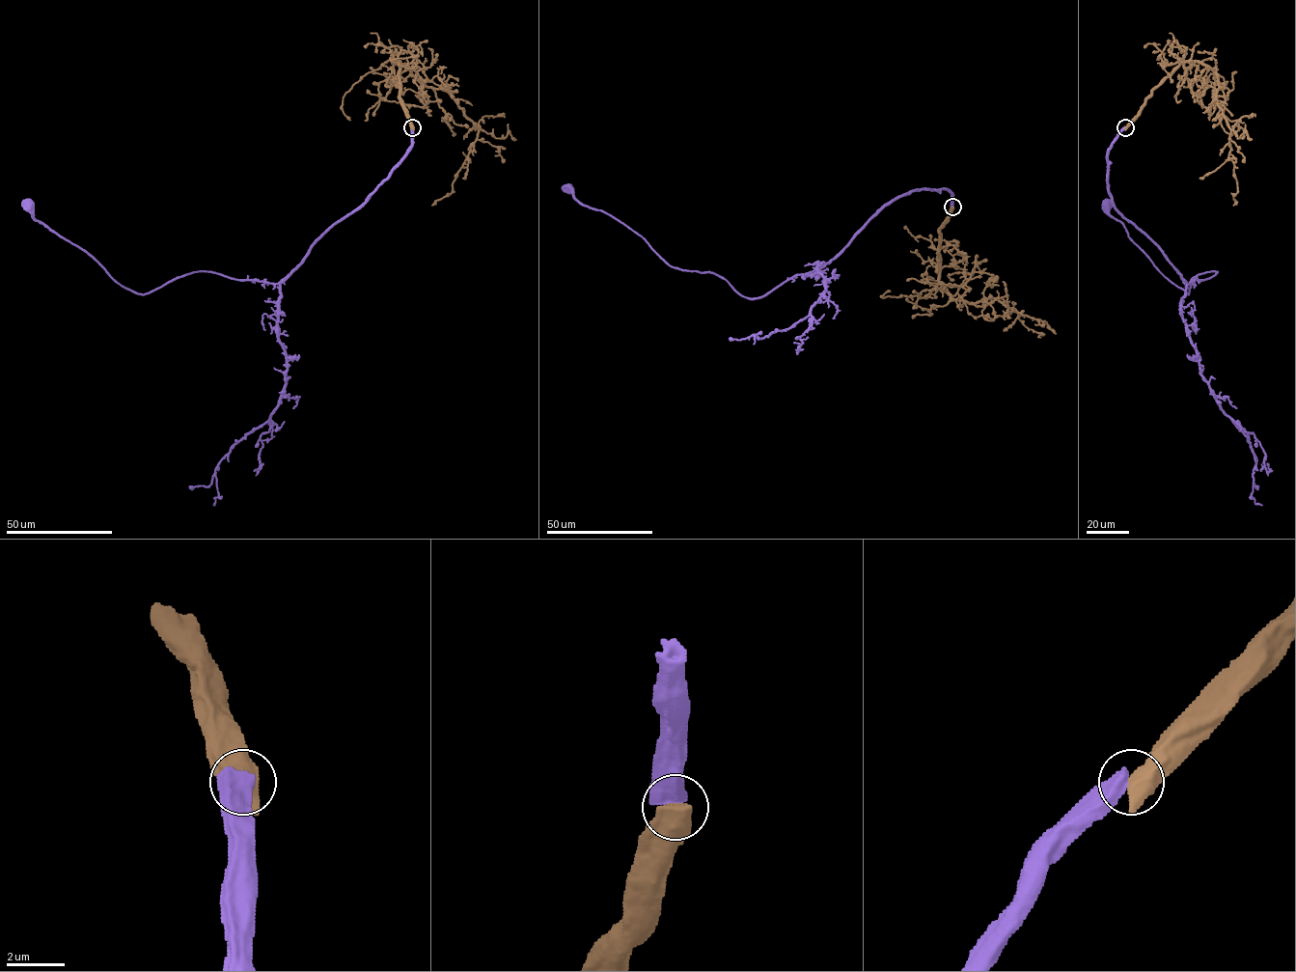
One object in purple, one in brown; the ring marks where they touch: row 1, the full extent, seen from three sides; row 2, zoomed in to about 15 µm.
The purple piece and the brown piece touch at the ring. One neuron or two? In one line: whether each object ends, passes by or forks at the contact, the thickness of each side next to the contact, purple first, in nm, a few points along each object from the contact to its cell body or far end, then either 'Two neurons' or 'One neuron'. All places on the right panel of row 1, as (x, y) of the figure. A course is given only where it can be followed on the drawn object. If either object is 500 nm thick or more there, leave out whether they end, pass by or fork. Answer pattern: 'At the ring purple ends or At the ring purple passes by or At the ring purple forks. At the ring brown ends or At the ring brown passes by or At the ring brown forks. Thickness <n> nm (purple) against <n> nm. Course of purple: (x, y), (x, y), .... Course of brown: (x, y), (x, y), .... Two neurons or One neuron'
Thickness 700 nm (purple) against 800 nm. Course of purple: (1125, 127), (1107, 155), (1114, 206), (1188, 283), (1216, 273), (1198, 274), (1188, 294), (1156, 267), (1106, 204). Course of brown: (1125, 127), (1182, 63), (1207, 65), (1216, 73), (1217, 105), (1231, 130), (1233, 206). Two neurons

